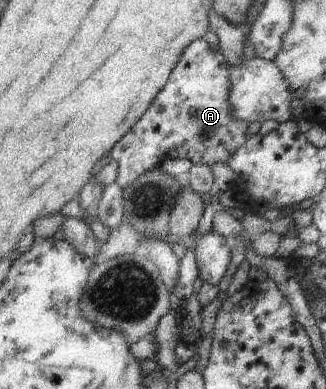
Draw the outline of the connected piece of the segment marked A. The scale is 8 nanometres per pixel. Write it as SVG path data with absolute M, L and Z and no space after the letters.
M198 39L192 42L184 50L182 60L171 74L171 80L158 94L151 108L134 125L134 128L112 148L111 158L120 164L117 183L126 190L142 174L156 169L166 159L185 158L192 165L206 165L210 168L216 163L228 164L232 160L232 156L236 154L236 150L240 150L251 137L250 134L246 135L250 124L238 120L232 110L231 94L232 76L229 60L220 49L212 50L206 40Z

